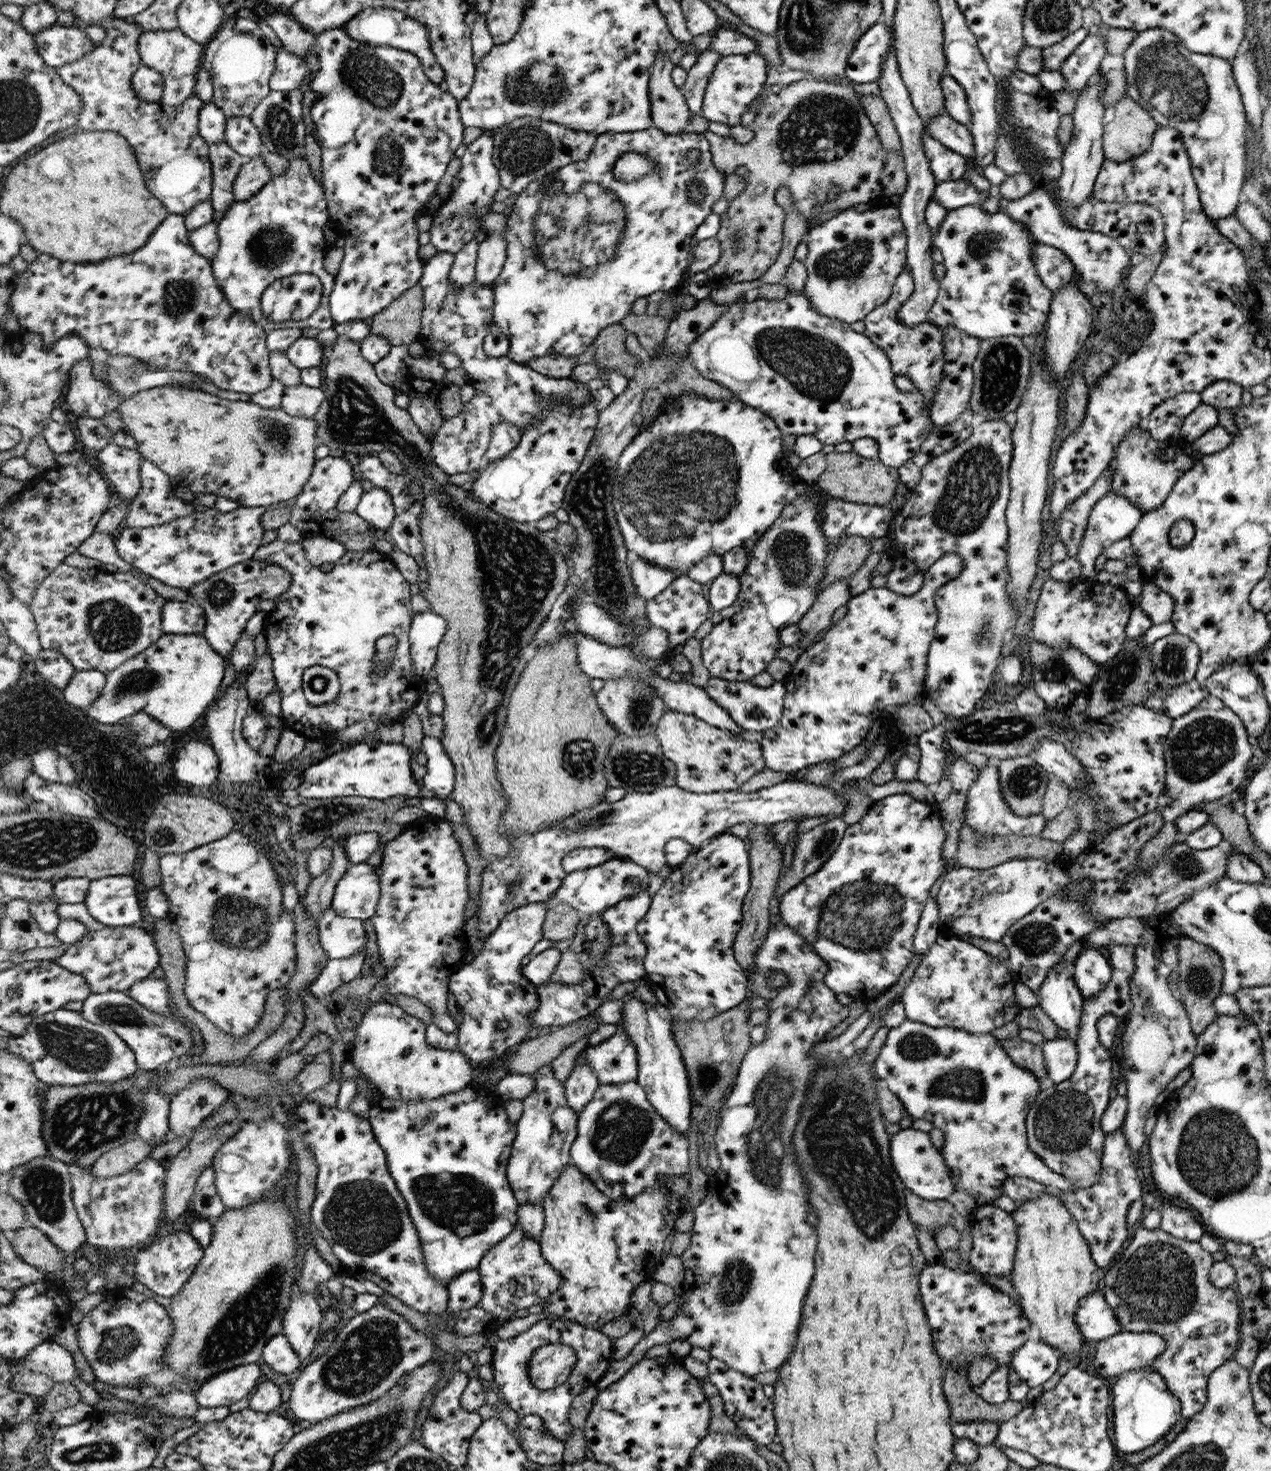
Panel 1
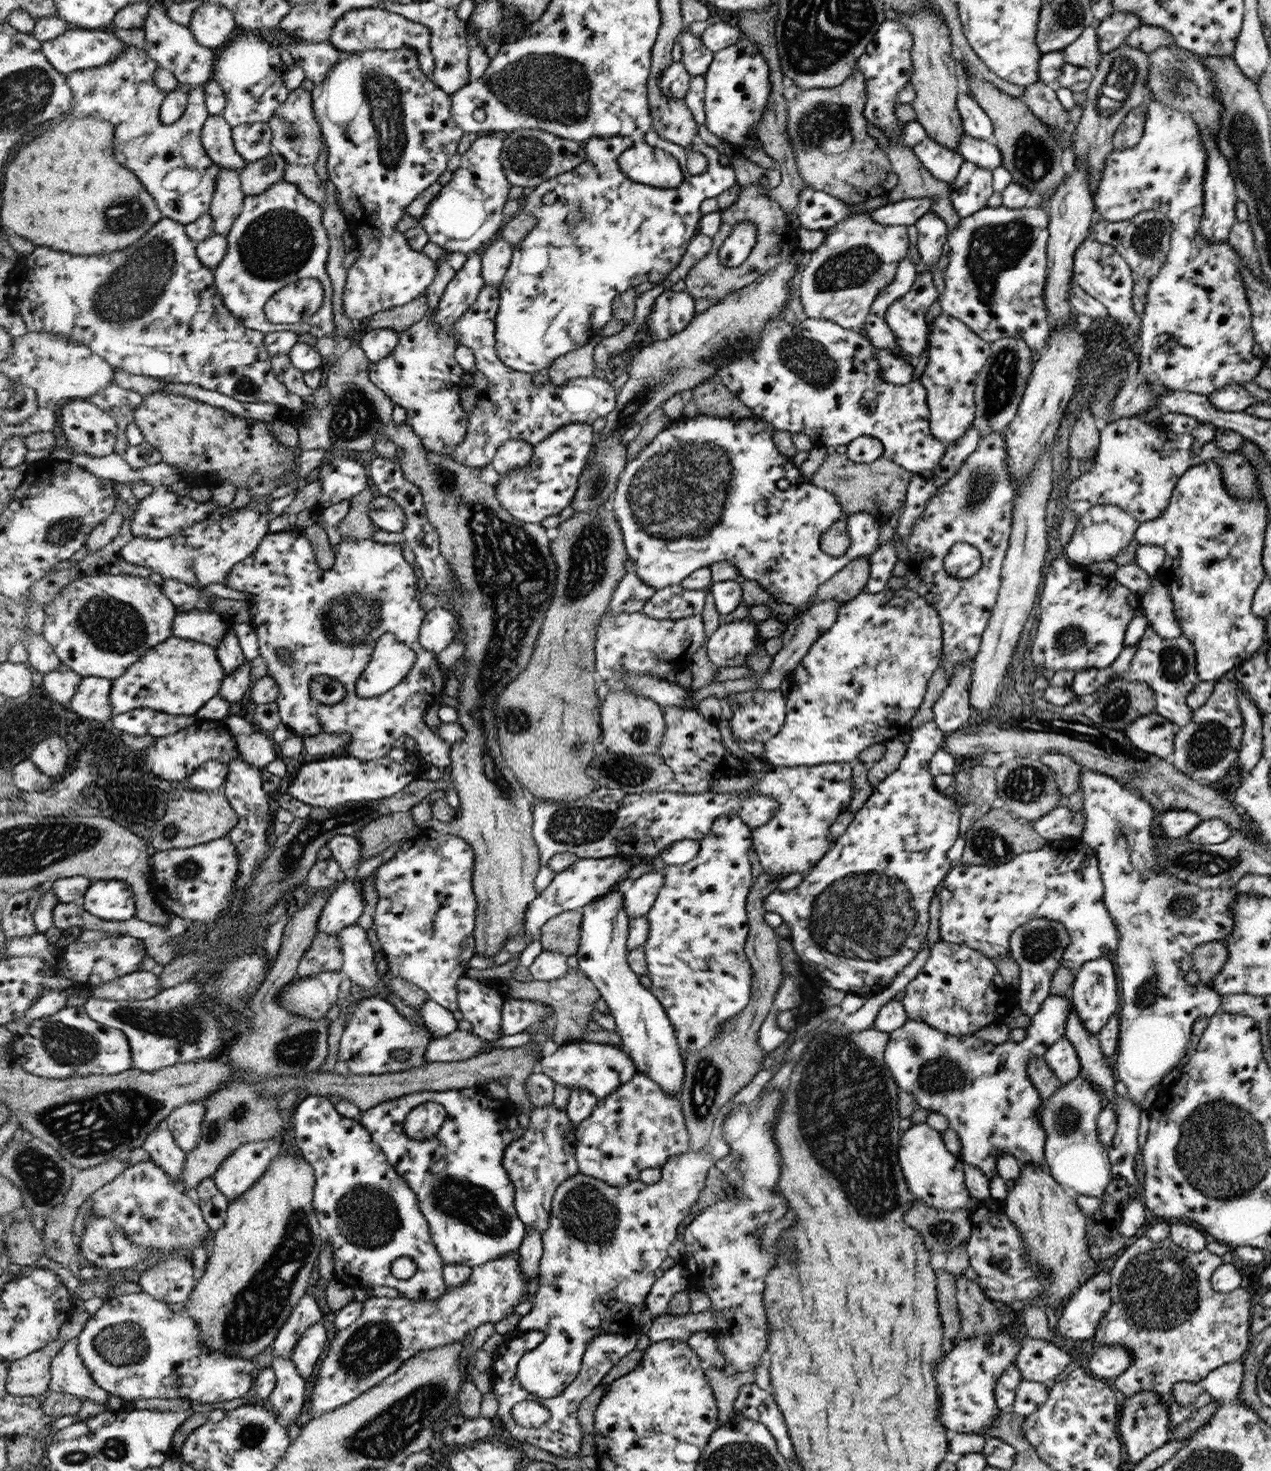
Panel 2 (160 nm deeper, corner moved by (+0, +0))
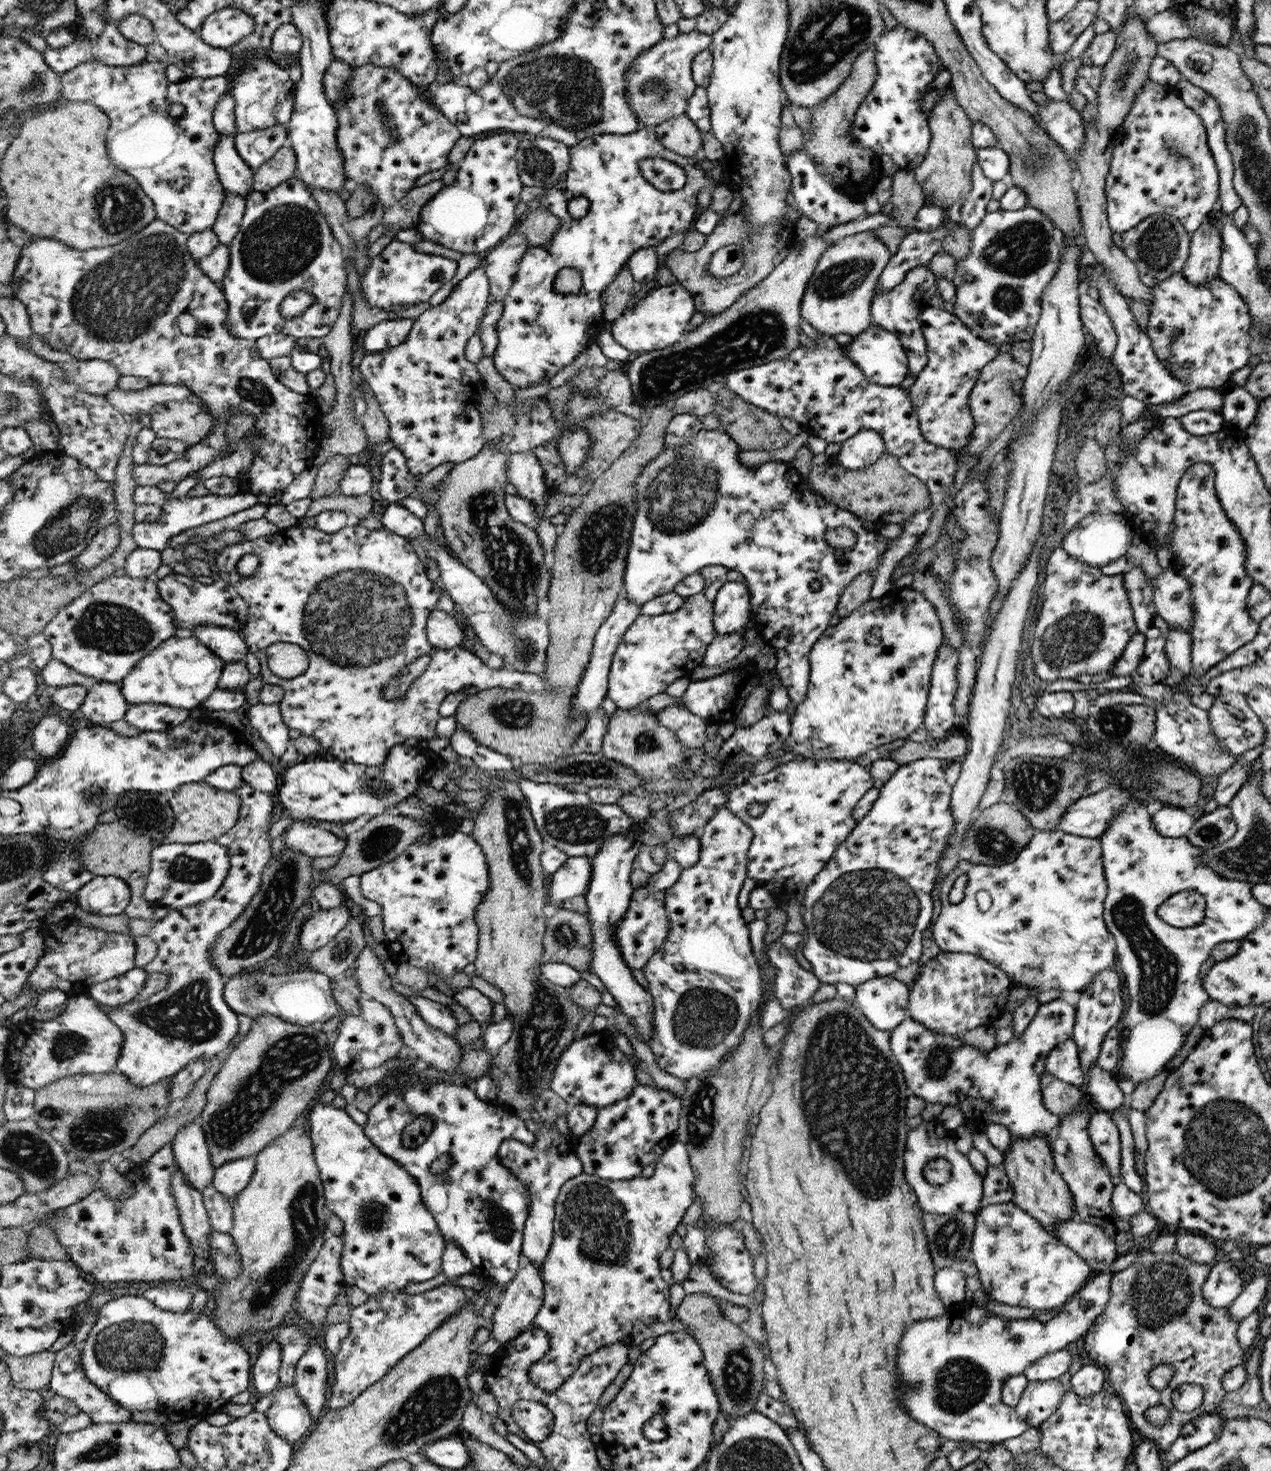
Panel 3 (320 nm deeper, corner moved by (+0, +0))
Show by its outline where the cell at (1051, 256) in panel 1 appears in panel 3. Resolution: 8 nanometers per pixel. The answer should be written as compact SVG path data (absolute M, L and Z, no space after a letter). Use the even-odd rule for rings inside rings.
M1084 291L1081 298L1081 315L1087 330L1096 340L1095 344L1098 344L1101 357L1113 362L1111 354L1117 347L1117 332L1103 304Z

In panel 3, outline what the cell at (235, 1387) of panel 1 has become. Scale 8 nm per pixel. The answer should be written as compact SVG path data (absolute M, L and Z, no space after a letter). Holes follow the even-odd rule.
M122 1295L121 1297L115 1297L99 1309L97 1323L84 1342L82 1349L84 1369L86 1369L89 1379L96 1383L104 1392L110 1394L117 1403L120 1403L124 1408L132 1412L138 1412L138 1410L157 1410L159 1412L180 1413L186 1418L193 1415L196 1418L205 1420L213 1413L222 1412L222 1408L230 1403L232 1396L244 1392L250 1386L250 1358L248 1353L244 1351L239 1342L227 1337L217 1323L203 1313L196 1313L191 1310L182 1313L164 1310L144 1295Z

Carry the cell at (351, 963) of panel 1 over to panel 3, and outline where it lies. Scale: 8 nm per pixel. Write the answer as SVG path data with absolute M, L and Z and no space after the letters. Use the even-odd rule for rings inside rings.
M296 970L285 974L262 971L240 972L226 981L225 1001L237 1011L258 1020L263 1014L272 1014L298 1026L315 1026L338 1016L338 1005L333 995L333 980L318 971Z

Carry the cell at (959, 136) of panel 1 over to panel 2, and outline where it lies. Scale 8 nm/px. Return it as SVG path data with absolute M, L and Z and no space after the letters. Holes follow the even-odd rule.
M964 134L958 146L960 150L957 153L963 161L976 164L979 168L992 172L1003 165L1001 153L993 141L982 141Z

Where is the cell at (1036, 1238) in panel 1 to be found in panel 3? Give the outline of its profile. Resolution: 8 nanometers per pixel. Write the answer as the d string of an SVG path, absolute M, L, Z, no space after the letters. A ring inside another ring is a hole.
M1034 1135L1026 1140L1016 1137L1008 1148L1008 1154L1003 1158L1003 1167L1013 1187L1012 1201L1016 1203L1016 1206L1028 1211L1046 1231L1054 1236L1058 1234L1060 1222L1074 1222L1074 1218L1077 1217L1076 1203L1073 1202L1072 1191L1068 1183L1062 1178L1061 1171L1054 1163L1048 1138L1042 1135Z

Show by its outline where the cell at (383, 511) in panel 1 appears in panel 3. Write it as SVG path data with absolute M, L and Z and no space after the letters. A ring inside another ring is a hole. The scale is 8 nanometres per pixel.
M390 503L381 518L381 523L394 534L402 535L411 540L418 540L425 534L423 519L410 513L408 509L396 503Z

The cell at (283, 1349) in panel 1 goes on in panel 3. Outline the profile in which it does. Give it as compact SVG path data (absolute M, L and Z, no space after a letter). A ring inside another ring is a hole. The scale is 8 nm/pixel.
M293 1385L274 1390L272 1398L267 1399L266 1404L267 1410L264 1413L268 1416L272 1429L286 1442L298 1445L313 1420Z

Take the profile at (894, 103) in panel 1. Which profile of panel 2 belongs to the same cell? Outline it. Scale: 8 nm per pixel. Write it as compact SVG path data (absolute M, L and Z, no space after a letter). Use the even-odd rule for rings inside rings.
M918 273L911 289L904 296L895 300L884 313L886 324L896 337L897 348L914 361L922 356L922 352L927 347L929 325L926 323L926 312L936 301L938 301L938 290L934 285L932 275Z

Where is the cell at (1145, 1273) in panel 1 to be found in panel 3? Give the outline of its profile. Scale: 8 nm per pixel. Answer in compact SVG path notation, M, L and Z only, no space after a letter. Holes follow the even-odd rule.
M1142 1249L1136 1250L1137 1259L1134 1264L1131 1264L1128 1268L1121 1270L1120 1272L1115 1272L1113 1274L1112 1282L1111 1282L1111 1297L1109 1298L1109 1304L1106 1305L1104 1312L1100 1317L1094 1321L1094 1324L1090 1330L1085 1334L1084 1337L1084 1346L1085 1352L1088 1353L1088 1356L1098 1364L1098 1367L1104 1369L1104 1371L1108 1370L1108 1375L1106 1380L1106 1384L1111 1389L1114 1389L1115 1393L1118 1394L1120 1398L1122 1398L1122 1402L1125 1402L1125 1405L1129 1407L1130 1418L1133 1419L1135 1428L1144 1434L1146 1437L1151 1438L1162 1450L1168 1450L1172 1446L1172 1443L1180 1436L1182 1425L1185 1424L1186 1421L1195 1420L1197 1416L1200 1416L1204 1413L1209 1413L1214 1411L1216 1408L1219 1408L1219 1404L1222 1402L1224 1396L1226 1396L1227 1390L1222 1386L1222 1377L1225 1376L1226 1371L1243 1365L1246 1360L1246 1354L1242 1350L1240 1343L1238 1342L1237 1337L1237 1328L1239 1322L1236 1322L1229 1315L1229 1310L1227 1308L1214 1308L1213 1306L1208 1306L1206 1304L1205 1298L1202 1294L1202 1285L1210 1272L1210 1269L1217 1263L1217 1259L1215 1258L1215 1262L1211 1262L1210 1264L1198 1264L1189 1258L1184 1258L1180 1253L1176 1250L1173 1252L1167 1252L1166 1254L1158 1254L1157 1252L1152 1252L1151 1249ZM1158 1364L1168 1364L1168 1366L1172 1366L1175 1370L1175 1375L1171 1378L1170 1384L1164 1390L1156 1390L1153 1386L1150 1386L1149 1374L1152 1370L1154 1370L1154 1366L1158 1366ZM1197 1385L1201 1386L1204 1389L1204 1397L1202 1404L1193 1410L1190 1413L1181 1413L1178 1412L1176 1406L1174 1406L1171 1396L1172 1391L1176 1386L1190 1386ZM1162 1405L1166 1408L1169 1408L1170 1411L1170 1420L1164 1426L1156 1426L1155 1424L1150 1424L1150 1421L1145 1417L1145 1412L1151 1406Z

